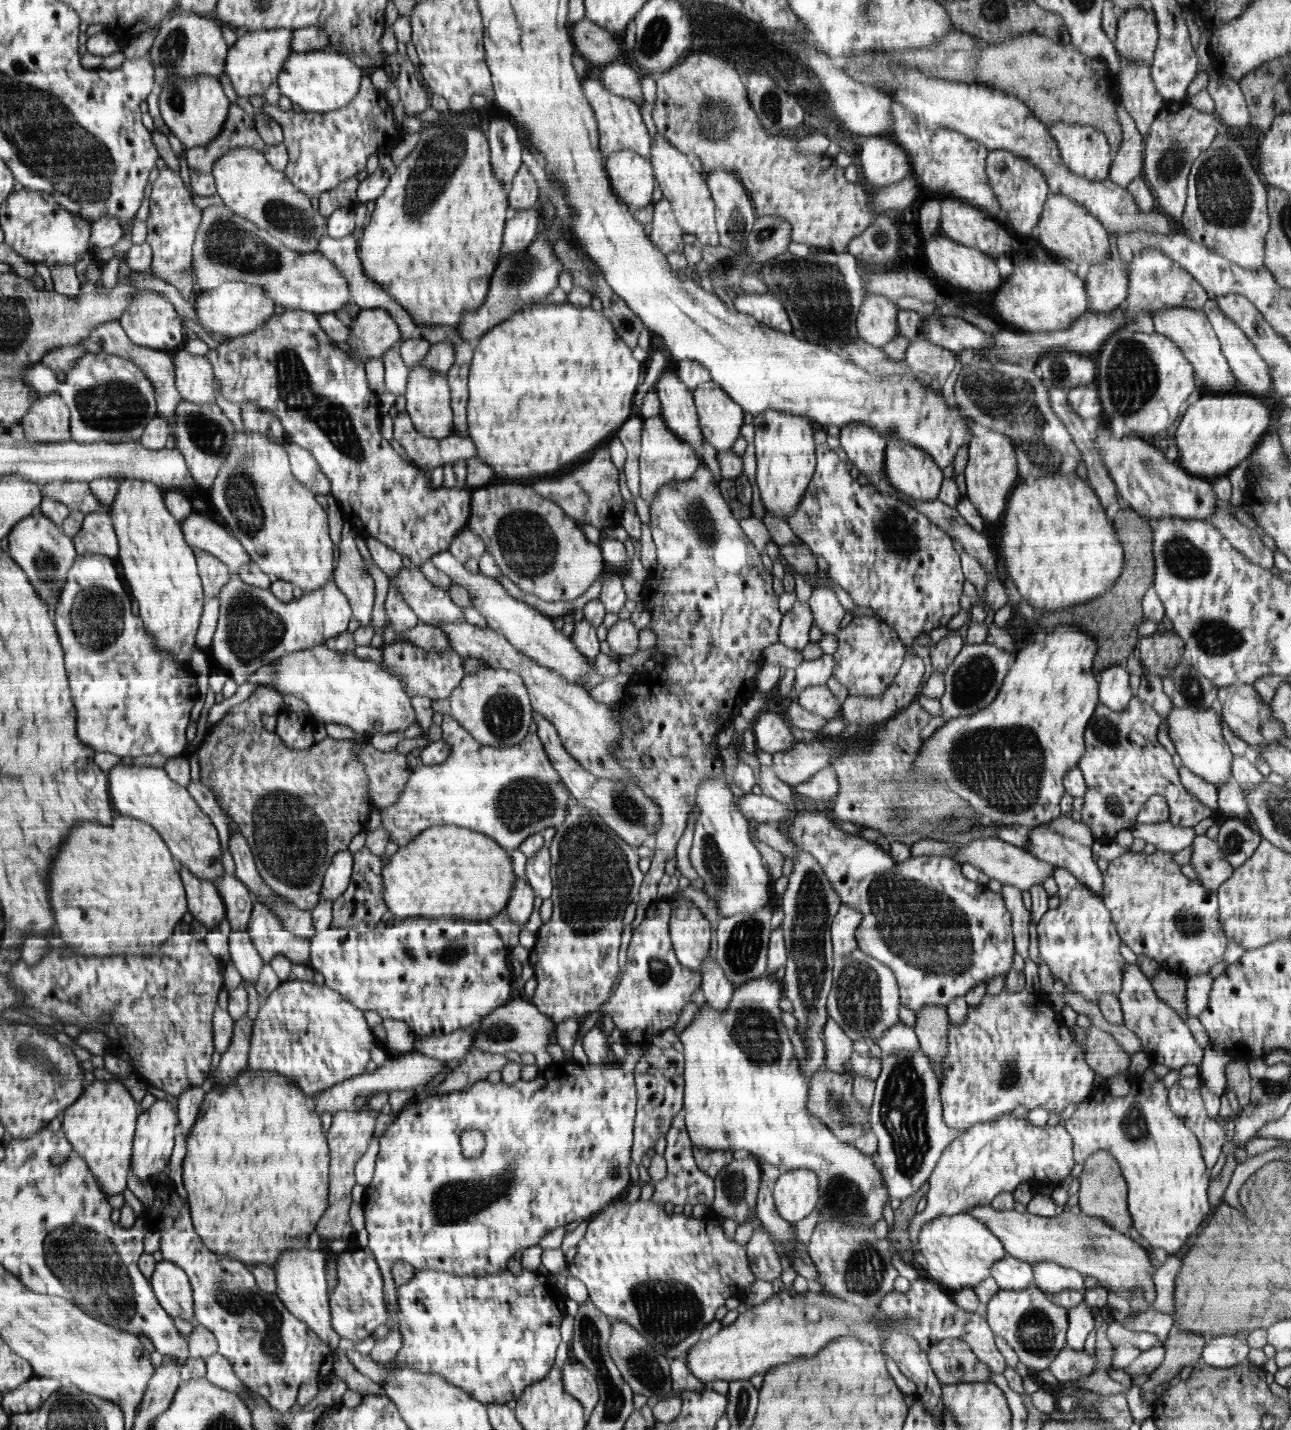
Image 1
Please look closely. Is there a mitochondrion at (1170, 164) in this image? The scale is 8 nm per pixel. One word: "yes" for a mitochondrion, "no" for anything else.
yes

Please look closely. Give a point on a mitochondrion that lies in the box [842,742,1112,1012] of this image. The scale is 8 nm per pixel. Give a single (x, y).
(918, 923)

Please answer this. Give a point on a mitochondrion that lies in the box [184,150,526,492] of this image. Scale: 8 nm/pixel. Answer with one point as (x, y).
(296, 389)

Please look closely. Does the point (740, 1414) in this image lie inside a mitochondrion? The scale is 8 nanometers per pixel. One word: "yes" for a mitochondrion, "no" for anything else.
no

